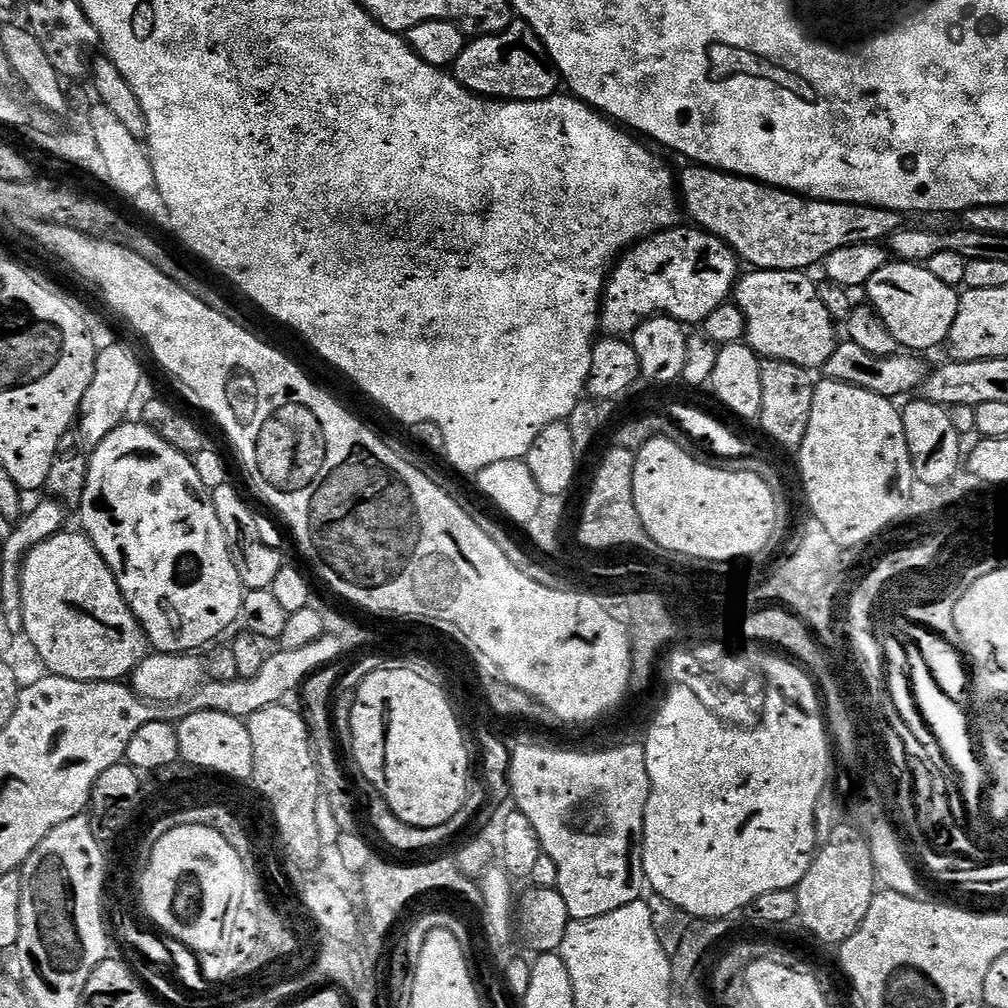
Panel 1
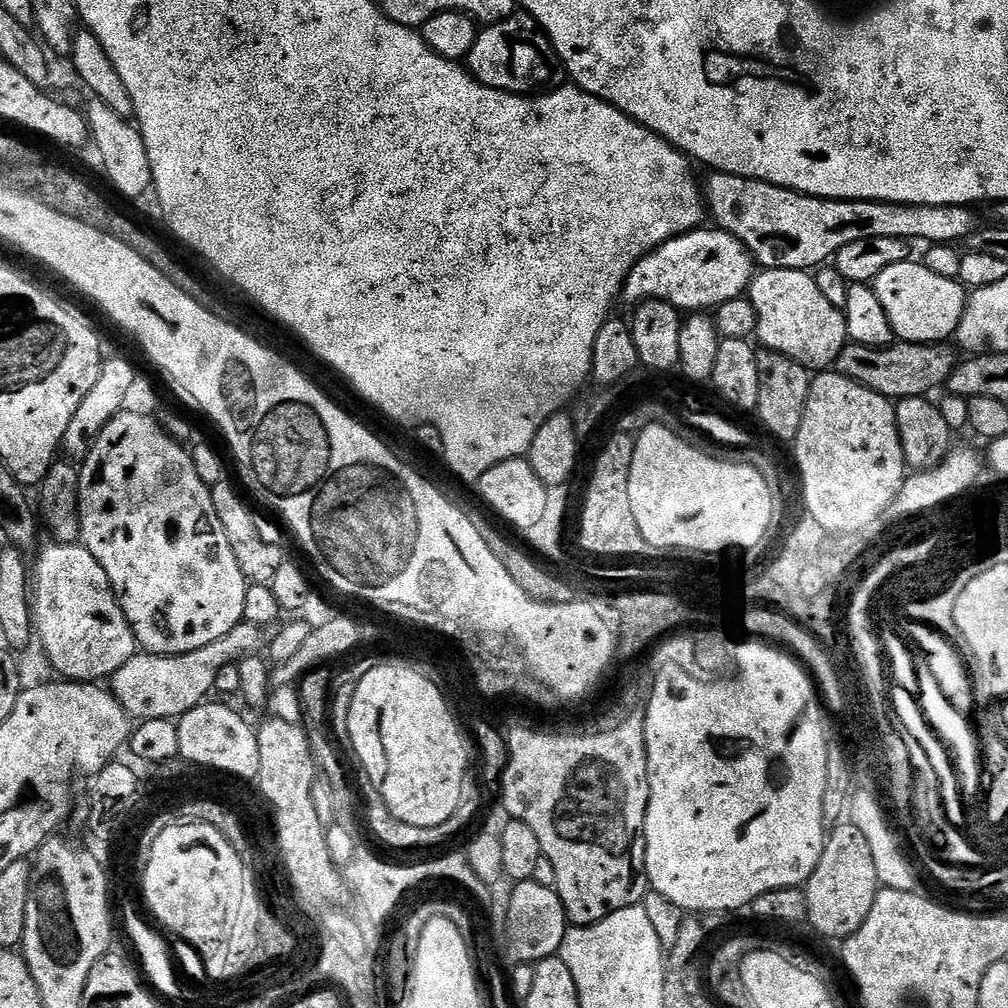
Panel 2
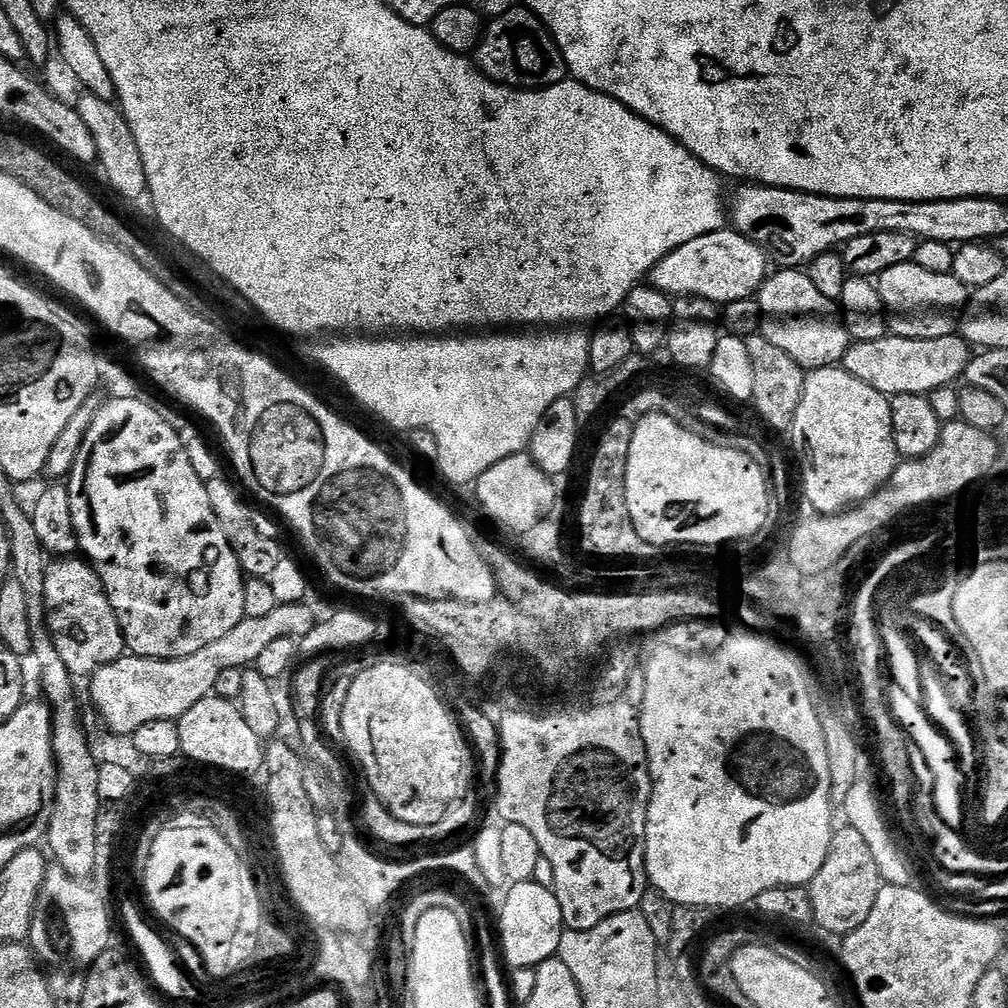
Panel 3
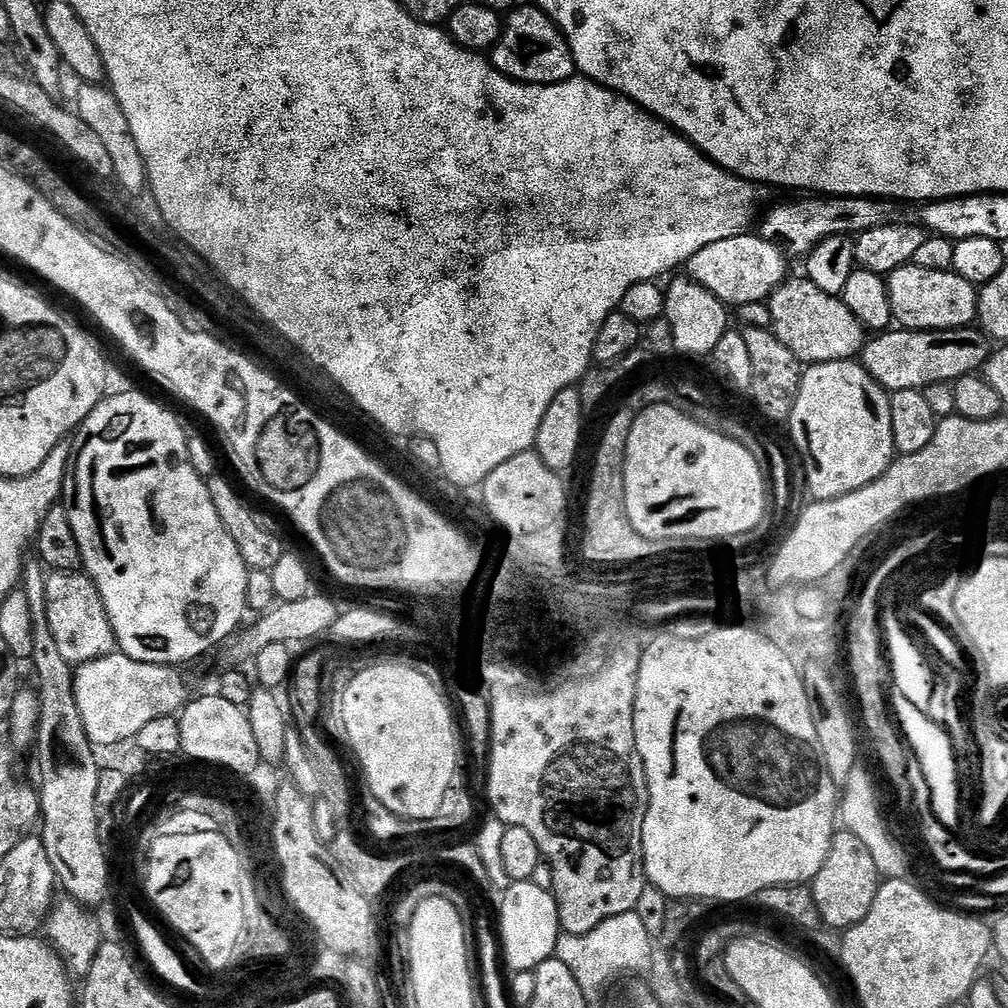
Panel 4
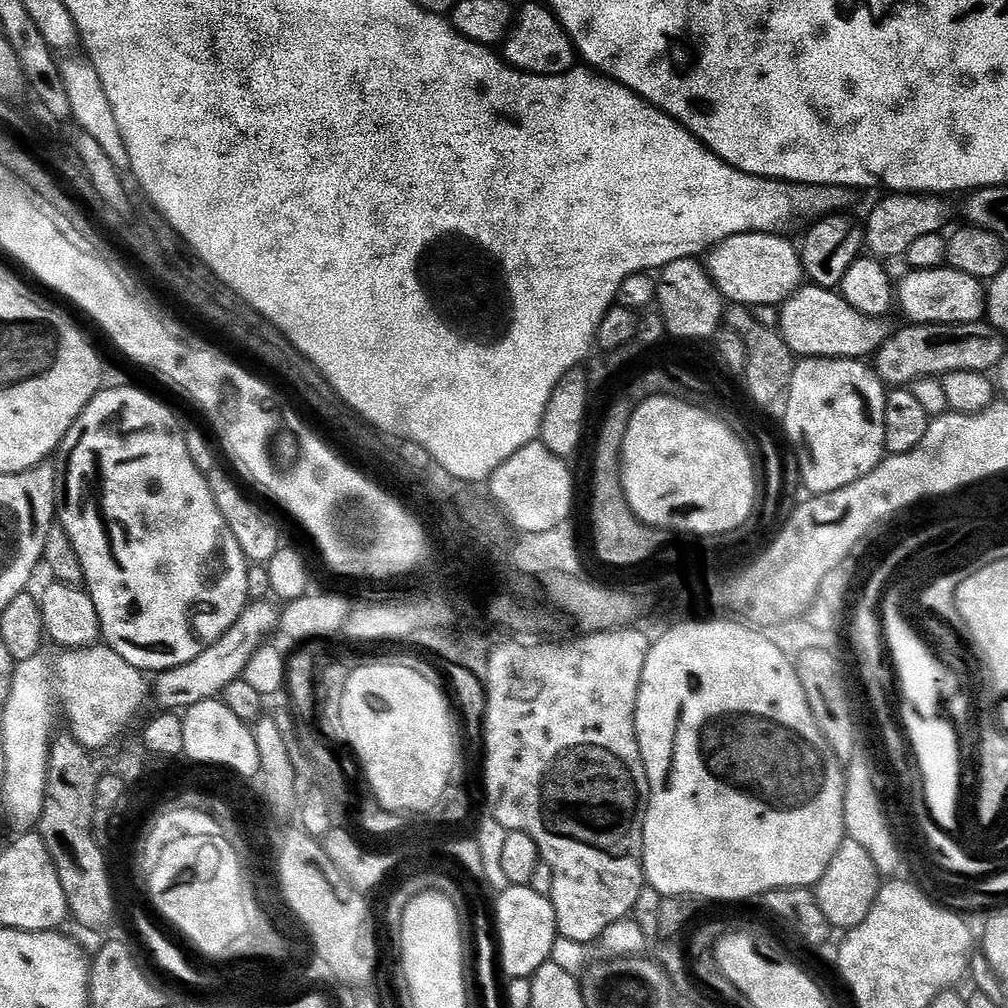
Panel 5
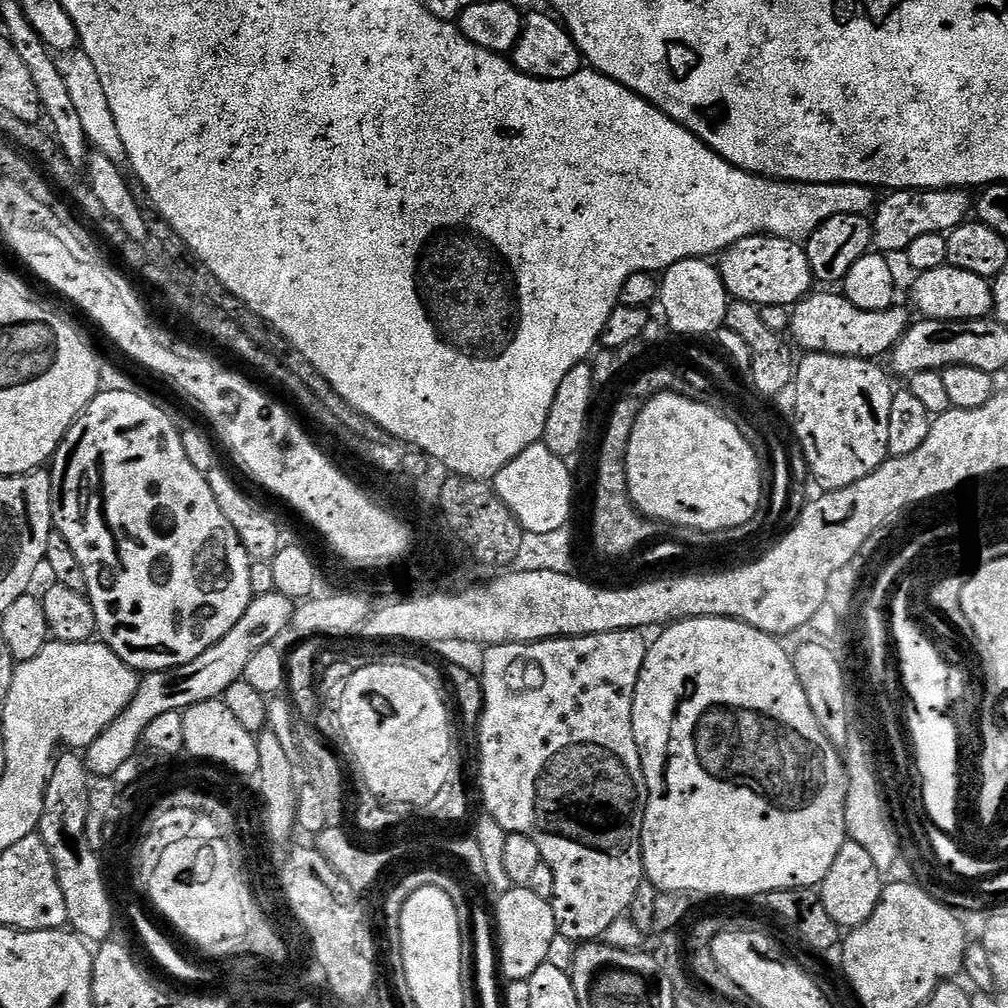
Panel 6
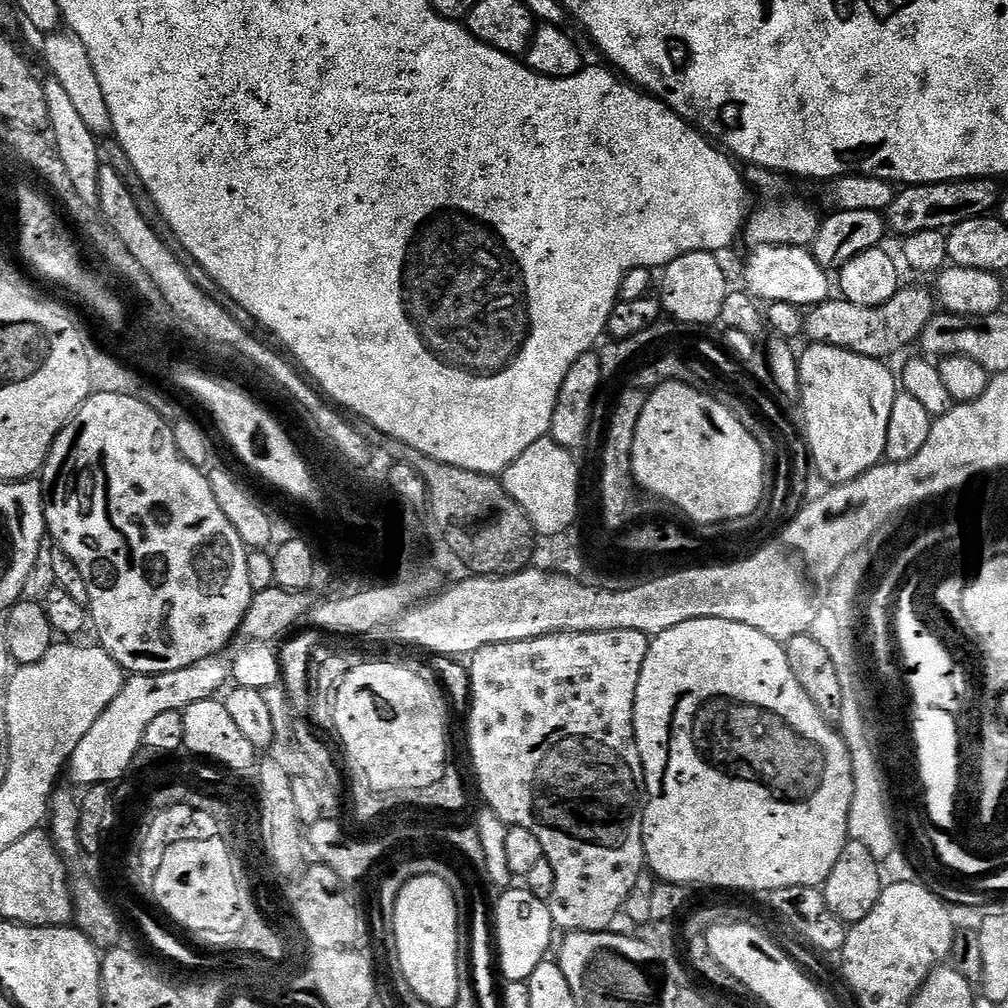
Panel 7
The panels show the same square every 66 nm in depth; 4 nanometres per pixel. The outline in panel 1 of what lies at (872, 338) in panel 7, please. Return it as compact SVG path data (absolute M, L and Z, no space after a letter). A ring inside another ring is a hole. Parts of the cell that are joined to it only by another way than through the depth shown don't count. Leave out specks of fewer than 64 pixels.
M748 270L748 273L737 279L734 289L734 302L742 310L746 318L748 343L756 355L769 360L785 360L809 370L823 369L824 363L834 354L838 337L836 337L837 321L833 320L830 310L822 306L820 289L817 281L811 280L808 274L797 270L783 272L782 270Z

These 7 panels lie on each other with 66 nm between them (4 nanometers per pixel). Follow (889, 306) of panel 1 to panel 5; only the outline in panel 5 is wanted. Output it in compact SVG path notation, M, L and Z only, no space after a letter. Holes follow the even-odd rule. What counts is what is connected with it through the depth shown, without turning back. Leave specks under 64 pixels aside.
M947 266L934 270L908 270L898 280L894 300L904 311L909 325L913 324L978 324L985 319L988 298L985 285L962 270Z

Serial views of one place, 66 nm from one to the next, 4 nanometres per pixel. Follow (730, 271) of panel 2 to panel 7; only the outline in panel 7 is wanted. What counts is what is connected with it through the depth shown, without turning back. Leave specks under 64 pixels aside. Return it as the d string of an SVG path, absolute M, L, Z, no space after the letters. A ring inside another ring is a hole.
M757 244L751 249L748 261L744 264L743 287L751 292L760 302L790 302L801 310L807 310L822 301L829 299L834 284L828 281L829 273L813 258L807 247L799 244Z

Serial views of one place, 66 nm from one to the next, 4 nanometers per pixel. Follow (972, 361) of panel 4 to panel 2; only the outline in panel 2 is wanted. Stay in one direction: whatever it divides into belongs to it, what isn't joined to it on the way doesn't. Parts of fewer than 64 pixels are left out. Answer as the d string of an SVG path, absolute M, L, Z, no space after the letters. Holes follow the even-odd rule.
M893 342L887 348L871 348L861 344L847 343L836 359L835 371L858 381L862 386L899 402L911 396L927 397L936 387L947 385L958 363L958 356L948 349L947 343L905 344Z

